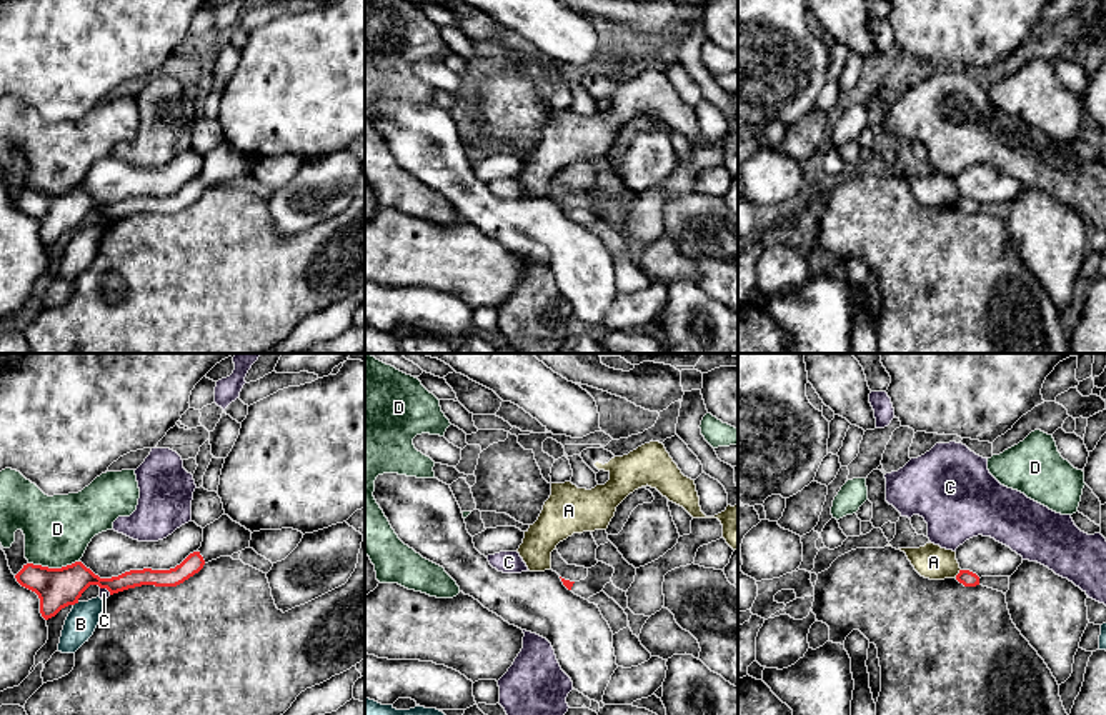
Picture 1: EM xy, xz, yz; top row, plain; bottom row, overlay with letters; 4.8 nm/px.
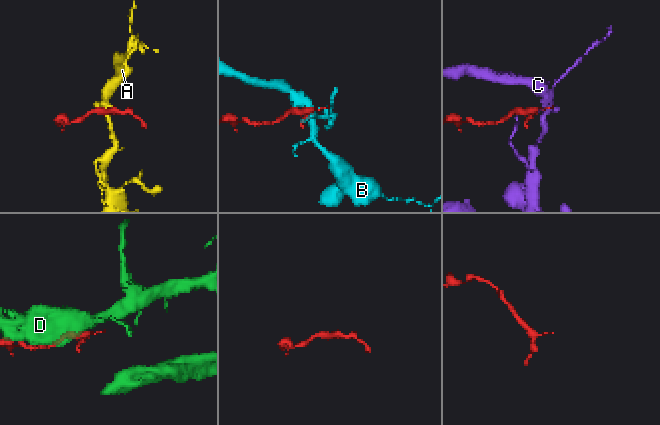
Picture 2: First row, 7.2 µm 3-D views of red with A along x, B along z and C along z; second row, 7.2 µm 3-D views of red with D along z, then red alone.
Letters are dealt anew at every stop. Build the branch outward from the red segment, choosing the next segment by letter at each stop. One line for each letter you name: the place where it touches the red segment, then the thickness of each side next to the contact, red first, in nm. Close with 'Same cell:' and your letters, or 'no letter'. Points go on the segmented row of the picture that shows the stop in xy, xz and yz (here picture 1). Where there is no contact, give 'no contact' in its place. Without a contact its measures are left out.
Same cell: no letter

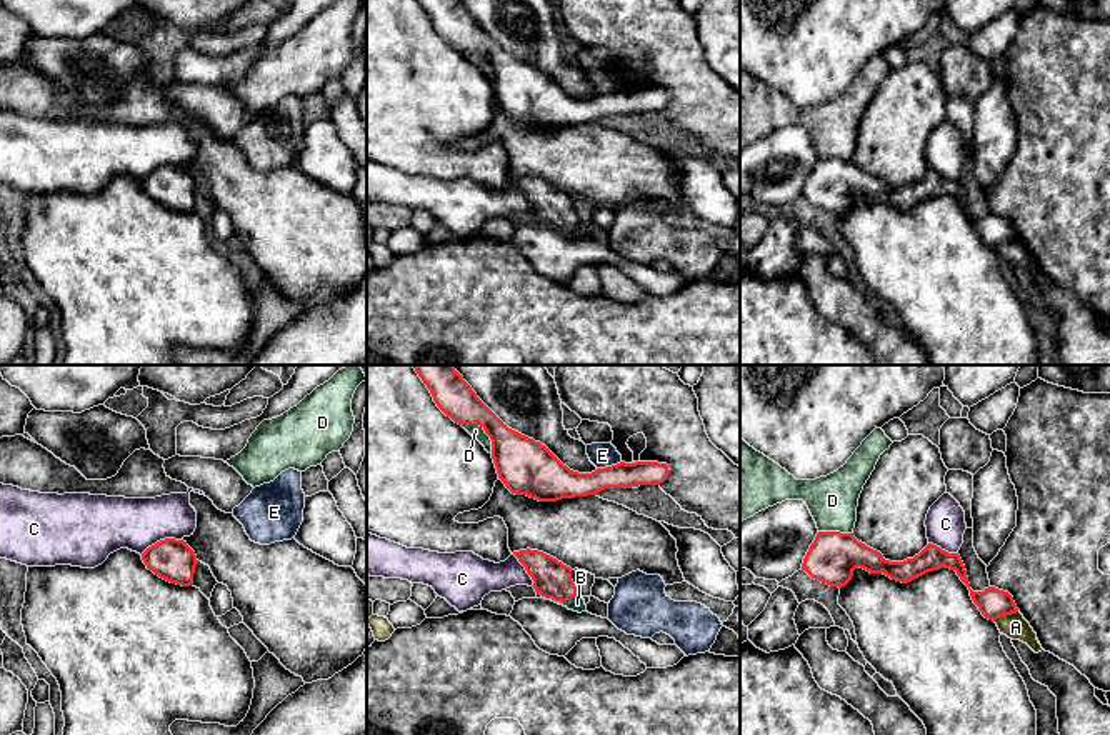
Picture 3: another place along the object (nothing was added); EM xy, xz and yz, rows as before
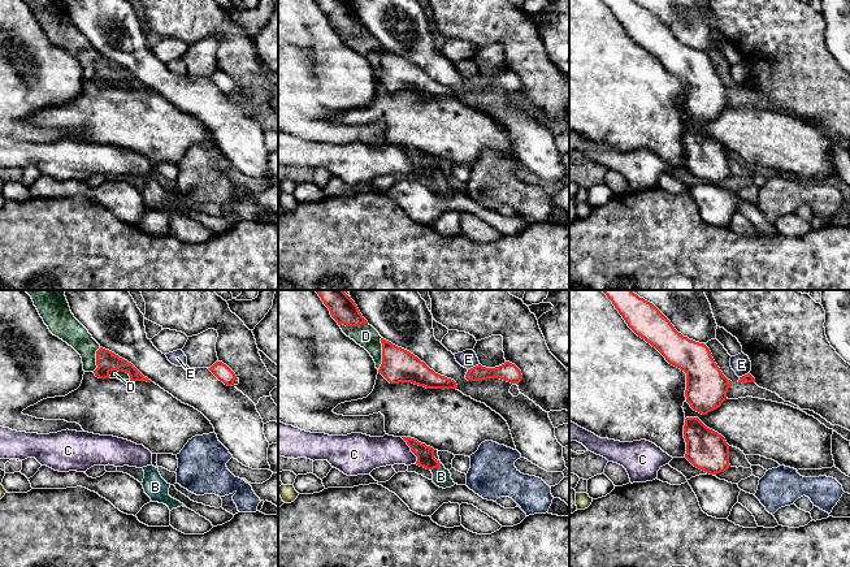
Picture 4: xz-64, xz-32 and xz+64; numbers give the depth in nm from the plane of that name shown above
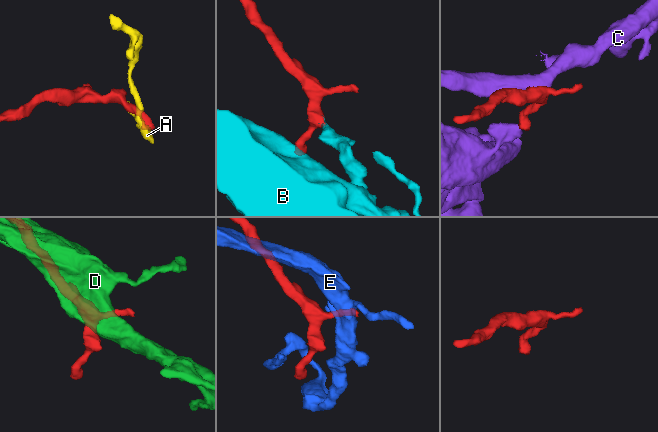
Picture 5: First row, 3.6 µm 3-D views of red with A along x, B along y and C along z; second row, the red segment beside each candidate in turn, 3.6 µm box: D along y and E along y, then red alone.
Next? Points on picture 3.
B: contact xz (569, 599); calibres 180 and 80 nm
Same cell: B

